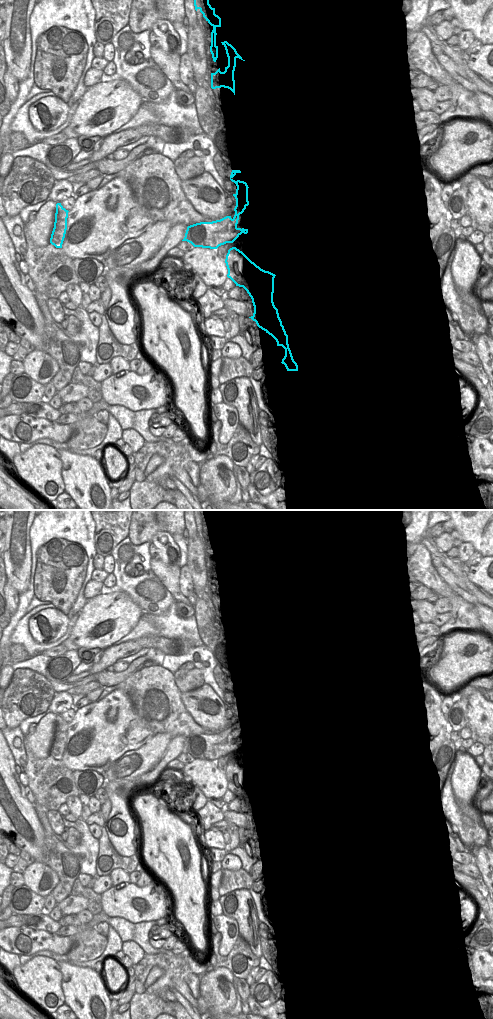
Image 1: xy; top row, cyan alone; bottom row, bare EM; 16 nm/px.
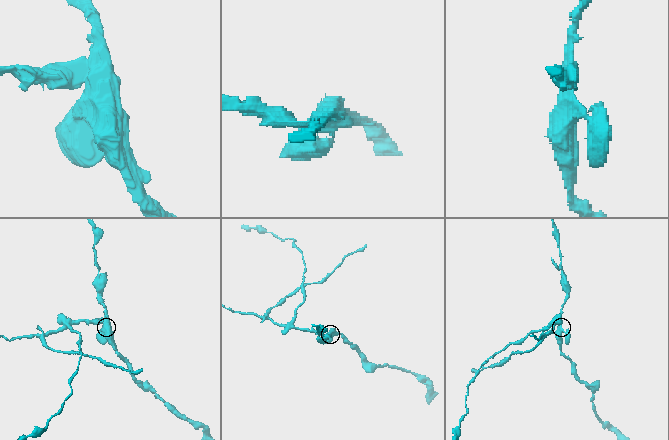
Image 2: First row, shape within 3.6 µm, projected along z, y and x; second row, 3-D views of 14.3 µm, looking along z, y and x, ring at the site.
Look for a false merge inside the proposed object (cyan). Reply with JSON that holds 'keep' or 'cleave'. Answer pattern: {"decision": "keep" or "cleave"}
{"decision": "cleave"}

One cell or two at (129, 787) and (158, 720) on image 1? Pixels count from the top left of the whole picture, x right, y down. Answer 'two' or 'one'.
two

